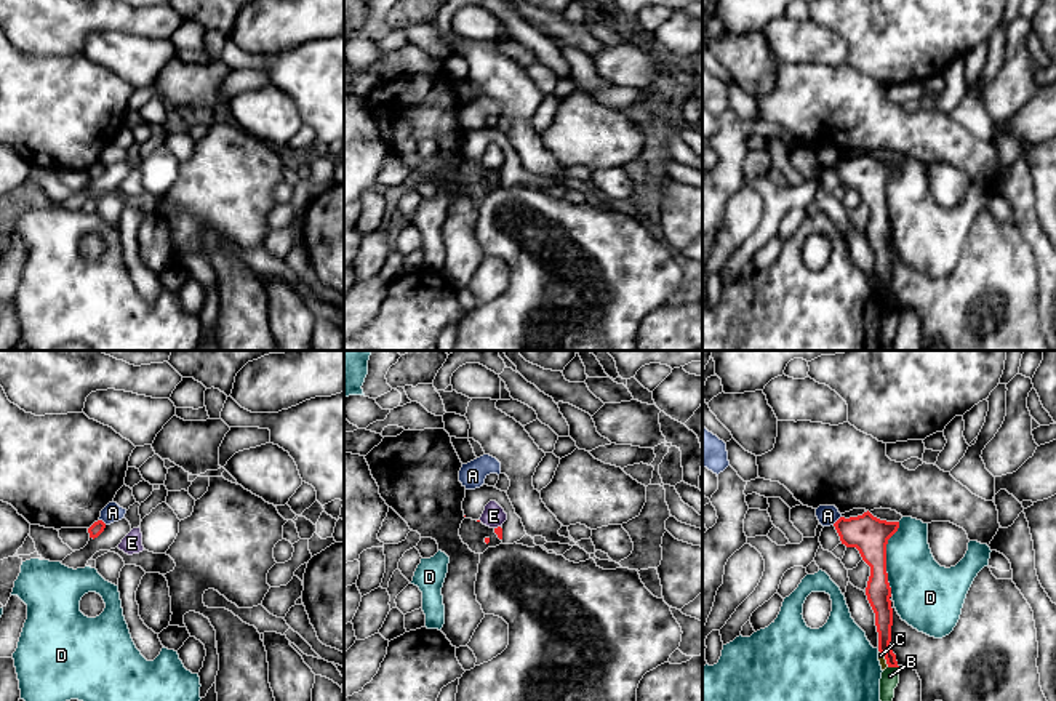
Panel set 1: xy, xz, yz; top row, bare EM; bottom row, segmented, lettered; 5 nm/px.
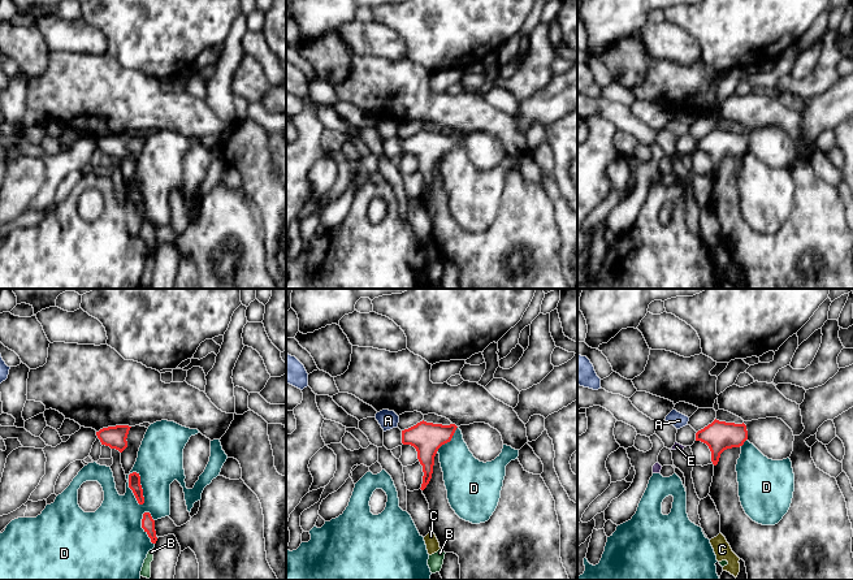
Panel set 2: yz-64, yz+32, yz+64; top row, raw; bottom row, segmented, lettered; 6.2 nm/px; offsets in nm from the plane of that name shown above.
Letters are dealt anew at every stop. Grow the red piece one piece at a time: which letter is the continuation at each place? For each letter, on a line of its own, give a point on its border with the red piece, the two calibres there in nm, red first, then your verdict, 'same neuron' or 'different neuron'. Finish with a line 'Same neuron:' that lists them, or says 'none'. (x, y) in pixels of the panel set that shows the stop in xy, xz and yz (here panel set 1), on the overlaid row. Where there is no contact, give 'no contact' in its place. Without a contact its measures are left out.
A: meets red in yz at (837, 520); 190 nm thick on the red side, 100 nm on the other; different neuron
B: meets red in yz at (893, 666); 100 nm thick on the red side, 100 nm on the other; different neuron
C: meets red in yz at (885, 658); 100 nm thick on the red side, 40 nm on the other; different neuron
D: meets red in yz at (885, 559); 190 nm thick on the red side, 320 nm on the other; different neuron
E: meets red in xz at (498, 527); 40 nm thick on the red side, 120 nm on the other; different neuron
Same neuron: none

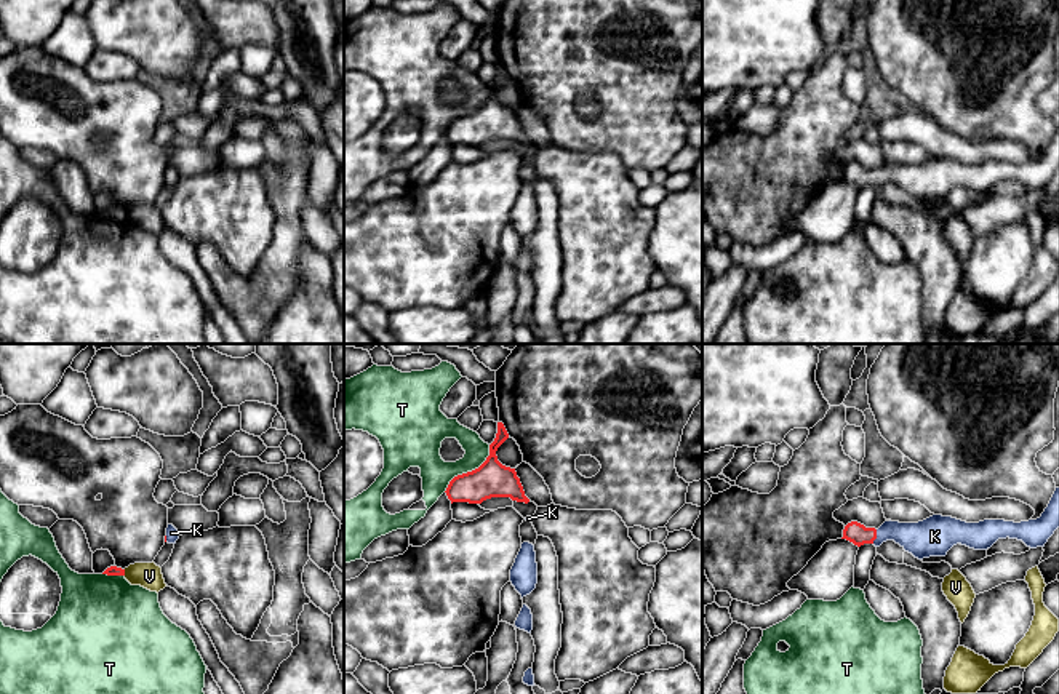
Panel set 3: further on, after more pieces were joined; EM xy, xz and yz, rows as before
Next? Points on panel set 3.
K: meets red in yz at (875, 536); 110 nm thick on the red side, 190 nm on the other; same neuron
T: meets red in xz at (469, 472); 180 nm thick on the red side, 160 nm on the other; different neuron
V: meets red in xy at (123, 573); 50 nm thick on the red side, 130 nm on the other; different neuron
Same neuron: K

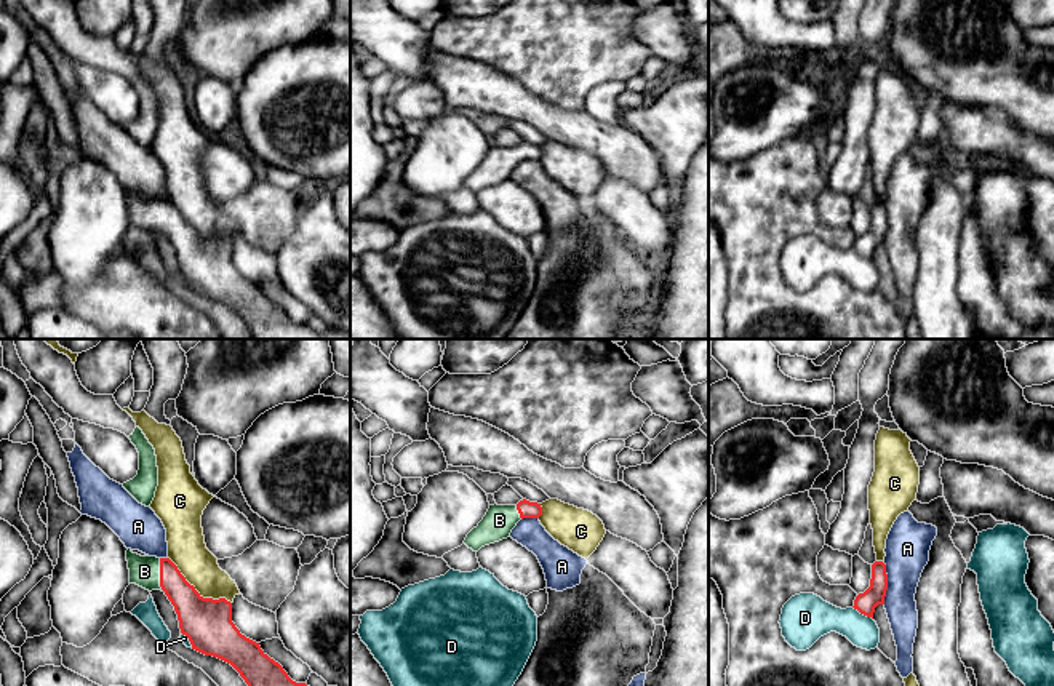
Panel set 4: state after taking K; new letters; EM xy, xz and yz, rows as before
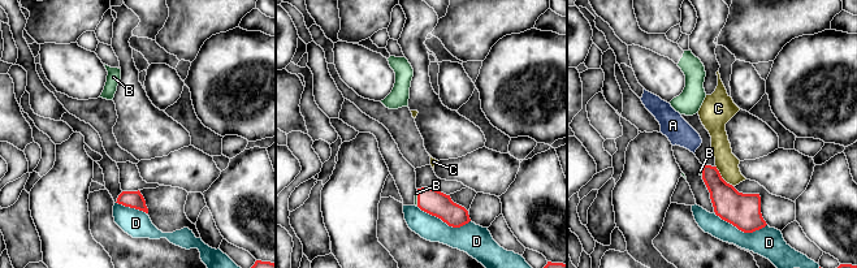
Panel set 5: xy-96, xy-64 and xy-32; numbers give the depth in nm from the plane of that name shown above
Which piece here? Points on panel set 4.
A: meets red in yz at (886, 584); 110 nm thick on the red side, 220 nm on the other; different neuron
B: meets red in xy at (160, 574); 170 nm thick on the red side, 160 nm on the other; same neuron
C: meets red in xy at (195, 590); 240 nm thick on the red side, 190 nm on the other; different neuron
D: meets red in yz at (862, 613); 110 nm thick on the red side, 200 nm on the other; different neuron
Same neuron: B

